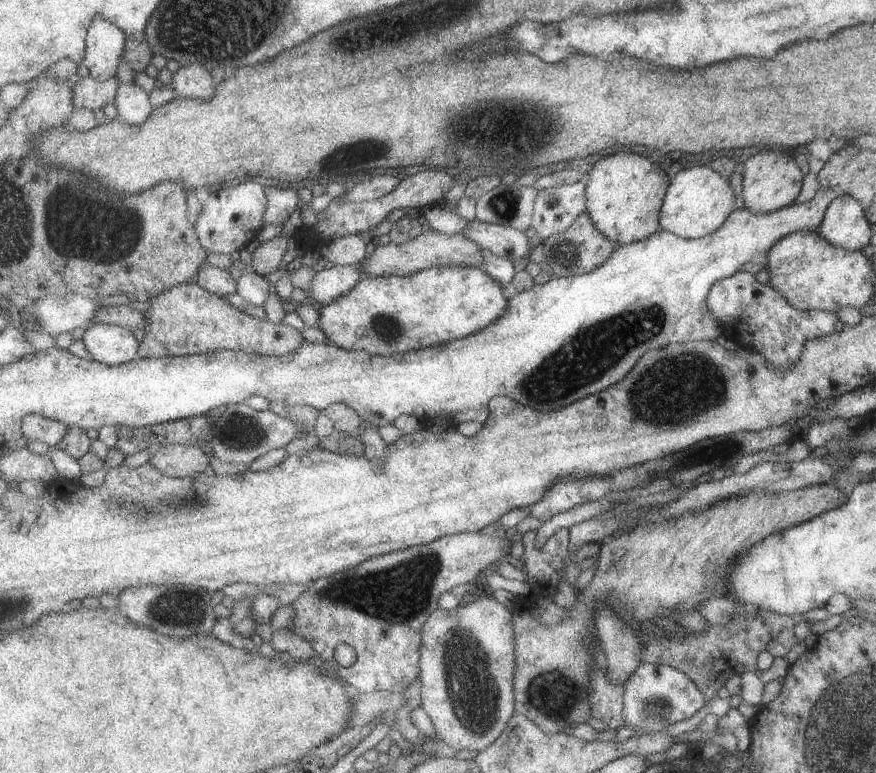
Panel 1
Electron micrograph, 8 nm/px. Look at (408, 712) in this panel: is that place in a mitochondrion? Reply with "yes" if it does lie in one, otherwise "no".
no

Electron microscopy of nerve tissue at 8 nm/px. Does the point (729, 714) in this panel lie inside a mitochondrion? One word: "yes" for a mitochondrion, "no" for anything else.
no

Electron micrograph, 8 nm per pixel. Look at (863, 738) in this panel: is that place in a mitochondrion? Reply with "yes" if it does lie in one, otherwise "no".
yes

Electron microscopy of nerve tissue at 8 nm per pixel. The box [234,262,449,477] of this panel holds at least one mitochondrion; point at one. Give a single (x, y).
(386, 326)

